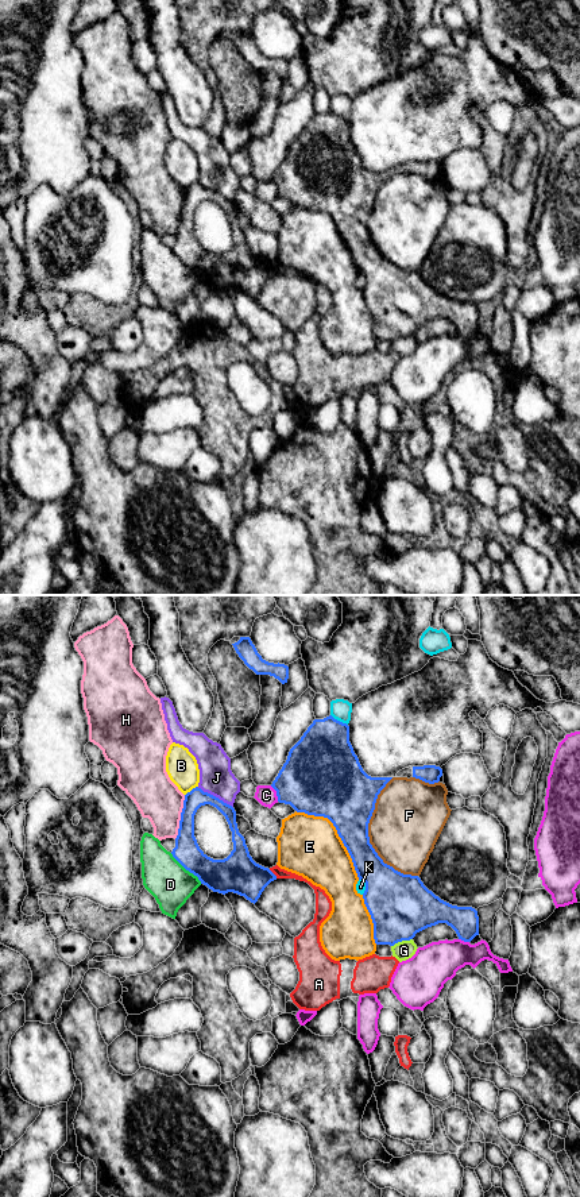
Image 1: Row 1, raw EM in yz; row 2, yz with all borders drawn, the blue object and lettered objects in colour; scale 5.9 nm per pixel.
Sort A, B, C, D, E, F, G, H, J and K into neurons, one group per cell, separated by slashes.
A / B / C / D / E / F / G / H / J / K

